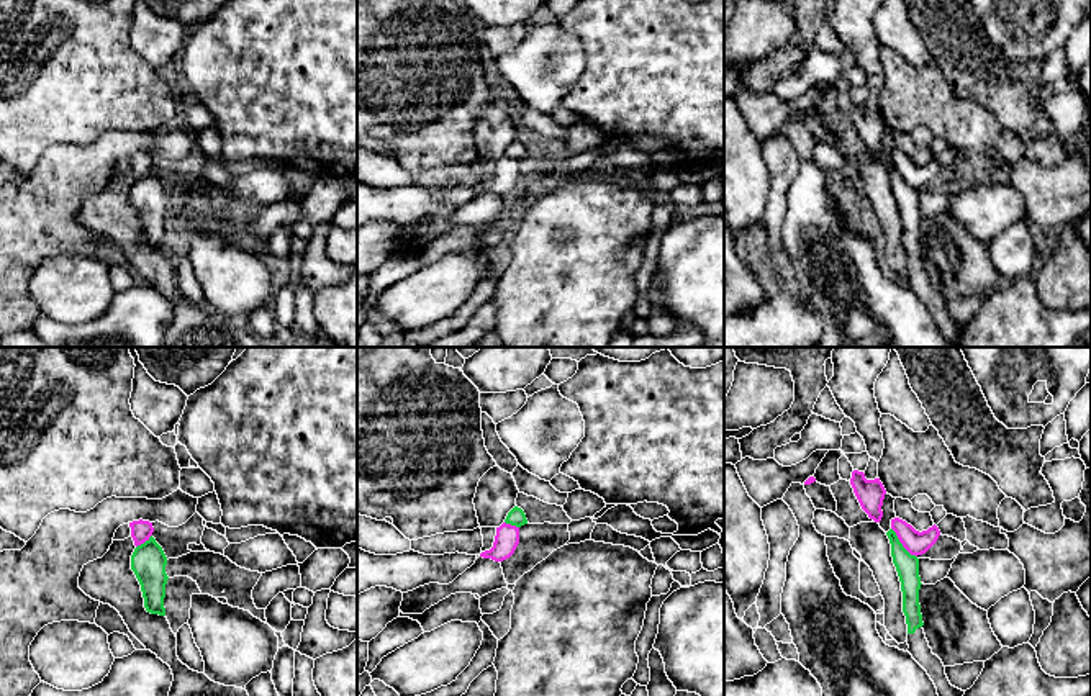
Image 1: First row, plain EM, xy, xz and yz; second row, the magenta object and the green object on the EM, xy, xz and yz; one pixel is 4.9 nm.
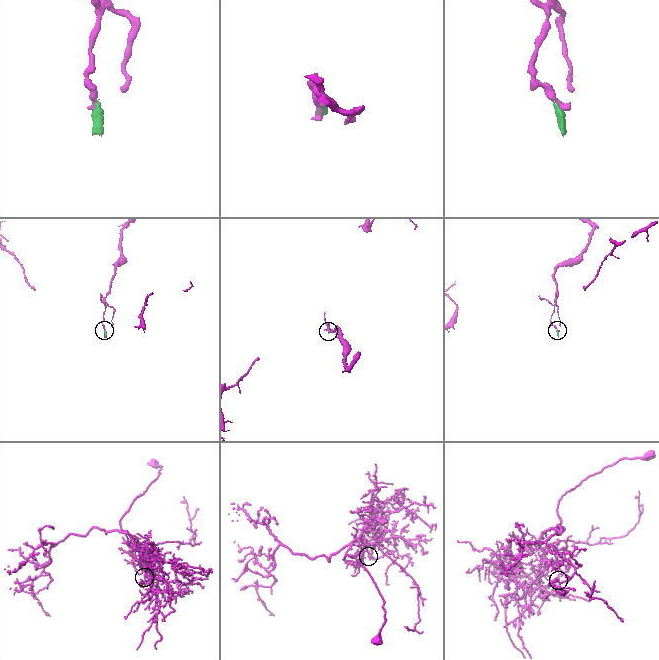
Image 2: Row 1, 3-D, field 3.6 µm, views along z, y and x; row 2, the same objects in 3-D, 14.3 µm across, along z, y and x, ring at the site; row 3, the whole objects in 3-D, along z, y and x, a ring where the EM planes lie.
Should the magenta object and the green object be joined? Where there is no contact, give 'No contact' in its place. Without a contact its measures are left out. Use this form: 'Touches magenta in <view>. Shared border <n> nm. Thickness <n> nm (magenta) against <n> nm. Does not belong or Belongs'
Touches magenta in yz. Shared border 200 nm. Thickness 120 nm (magenta) against 110 nm. Does not belong

